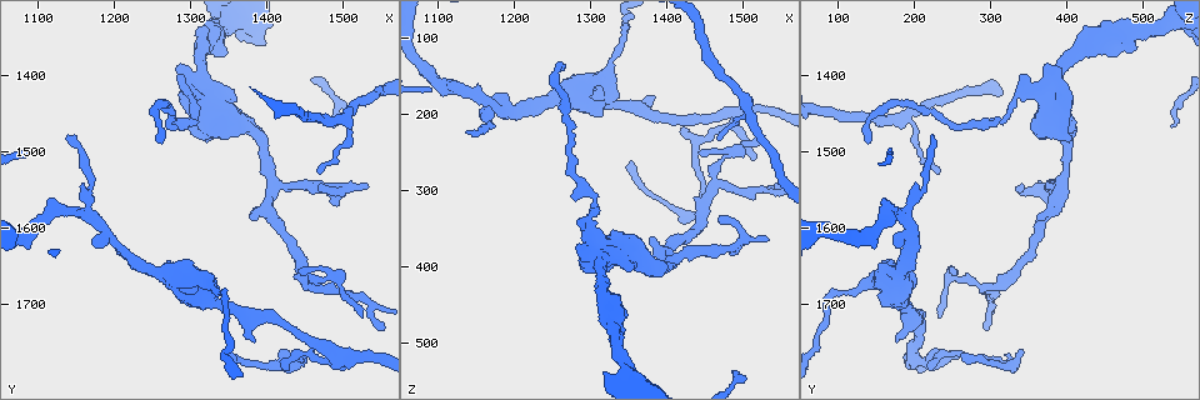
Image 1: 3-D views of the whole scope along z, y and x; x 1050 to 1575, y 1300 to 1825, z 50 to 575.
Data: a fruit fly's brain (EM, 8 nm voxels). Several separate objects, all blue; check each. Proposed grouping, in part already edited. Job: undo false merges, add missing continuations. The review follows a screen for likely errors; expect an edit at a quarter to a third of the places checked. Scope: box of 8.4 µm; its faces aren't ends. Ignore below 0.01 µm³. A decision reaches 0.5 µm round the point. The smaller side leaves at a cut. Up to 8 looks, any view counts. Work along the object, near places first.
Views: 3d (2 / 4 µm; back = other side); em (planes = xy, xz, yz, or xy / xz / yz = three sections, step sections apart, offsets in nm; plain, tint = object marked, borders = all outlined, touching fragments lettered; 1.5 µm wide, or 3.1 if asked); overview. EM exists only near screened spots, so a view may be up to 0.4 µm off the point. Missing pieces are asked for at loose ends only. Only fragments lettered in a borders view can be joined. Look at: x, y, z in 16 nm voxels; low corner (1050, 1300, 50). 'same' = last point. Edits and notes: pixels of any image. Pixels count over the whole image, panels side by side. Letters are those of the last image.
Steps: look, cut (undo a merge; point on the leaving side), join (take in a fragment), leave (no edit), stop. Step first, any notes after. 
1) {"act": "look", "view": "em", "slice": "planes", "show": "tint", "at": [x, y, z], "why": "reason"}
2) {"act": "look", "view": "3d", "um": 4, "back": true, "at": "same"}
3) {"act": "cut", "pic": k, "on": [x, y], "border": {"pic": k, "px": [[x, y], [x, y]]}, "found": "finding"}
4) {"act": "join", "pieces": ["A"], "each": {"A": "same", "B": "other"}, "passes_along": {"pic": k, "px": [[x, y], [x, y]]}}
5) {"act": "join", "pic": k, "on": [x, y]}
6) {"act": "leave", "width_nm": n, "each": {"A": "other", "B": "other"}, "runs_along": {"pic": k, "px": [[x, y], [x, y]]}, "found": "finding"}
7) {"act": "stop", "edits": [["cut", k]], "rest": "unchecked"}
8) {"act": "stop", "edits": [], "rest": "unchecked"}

{"act": "look", "view": "em", "slice": "planes", "show": "borders", "at": [1140, 1480, 220], "why": "thin end"}

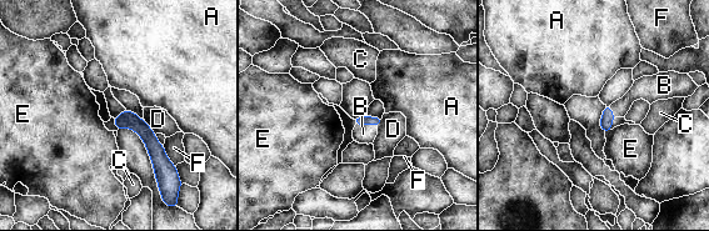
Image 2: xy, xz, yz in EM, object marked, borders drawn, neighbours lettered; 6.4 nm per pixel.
{"act": "join", "pieces": ["B"], "each": {"A": "other", "B": "same", "C": "other", "D": "other", "E": "other", "F": "other"}, "passes_along": {"pic": 2, "px": [[364, 120], [367, 124], [363, 134]]}, "found": "it goes on there"}

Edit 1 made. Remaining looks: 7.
{"act": "look", "view": "overview"}

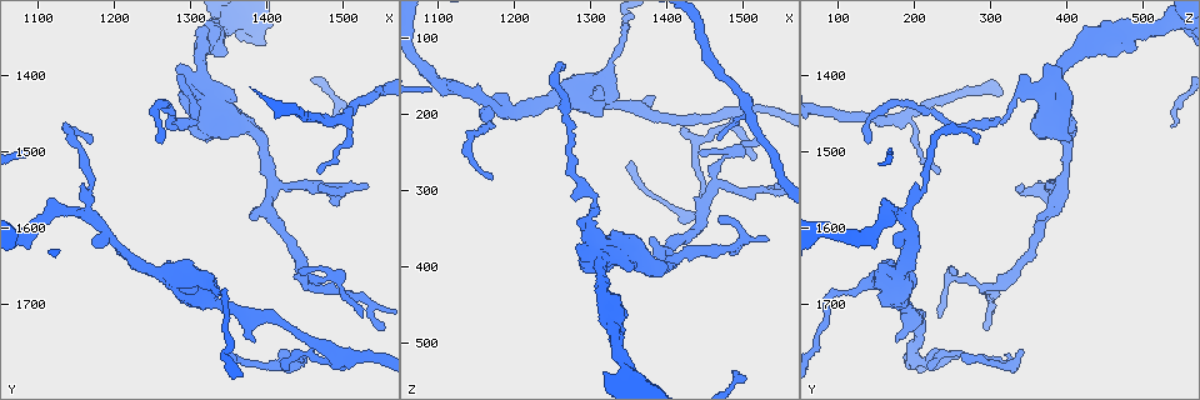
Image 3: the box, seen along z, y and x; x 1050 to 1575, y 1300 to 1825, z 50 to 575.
{"act": "look", "view": "em", "slice": "planes", "show": "tint", "at": [1165, 1585, 185], "why": "two arms at a narrow angle"}

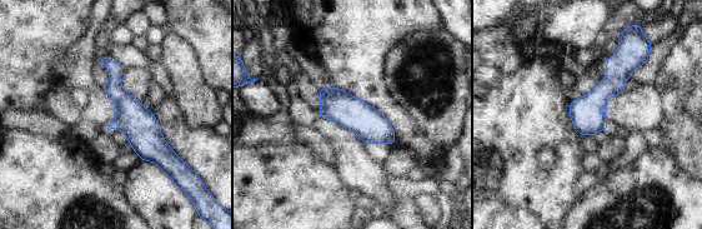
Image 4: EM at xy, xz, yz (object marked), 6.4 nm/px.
{"act": "look", "view": "em", "slice": "planes", "show": "borders", "at": "same"}

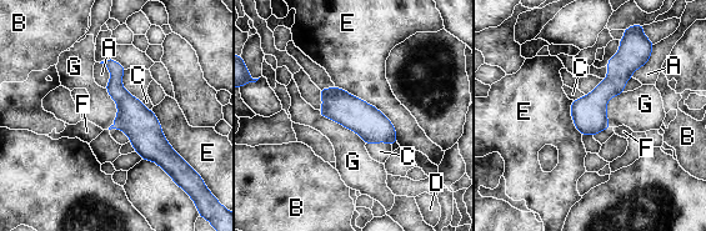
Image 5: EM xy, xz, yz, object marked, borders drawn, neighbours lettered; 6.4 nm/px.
{"act": "leave", "each": {"A": "other", "B": "other", "C": "other", "D": "other", "E": "other", "F": "other", "G": "other"}, "border": {"pic": 5, "px": [[318, 110], [354, 130], [365, 144]]}, "found": "continuous, no second cell"}

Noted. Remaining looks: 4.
{"act": "look", "view": "em", "slice": "yz", "step": 8, "show": "tint", "at": [1470, 1550, 330], "why": "an open end"}

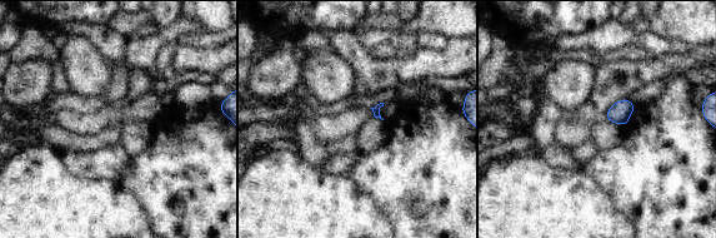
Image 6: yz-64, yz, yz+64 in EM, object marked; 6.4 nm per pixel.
{"act": "look", "view": "em", "slice": "planes", "show": "borders", "at": "same"}

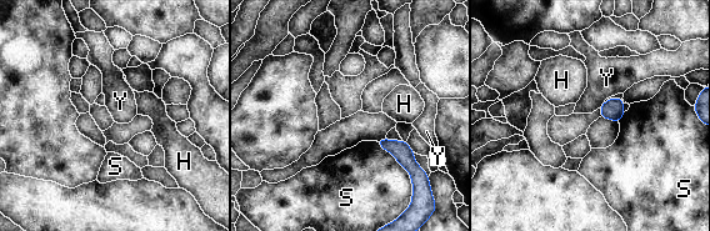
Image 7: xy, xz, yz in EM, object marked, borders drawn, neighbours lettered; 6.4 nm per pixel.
{"act": "leave", "width_nm": 130, "each": {"H": "other", "S": "other", "Y": "other"}, "found": "no lettered fragment goes on from it"}

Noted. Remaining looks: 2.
{"act": "stop", "edits": [["join", 2]], "rest": "unchecked"}

